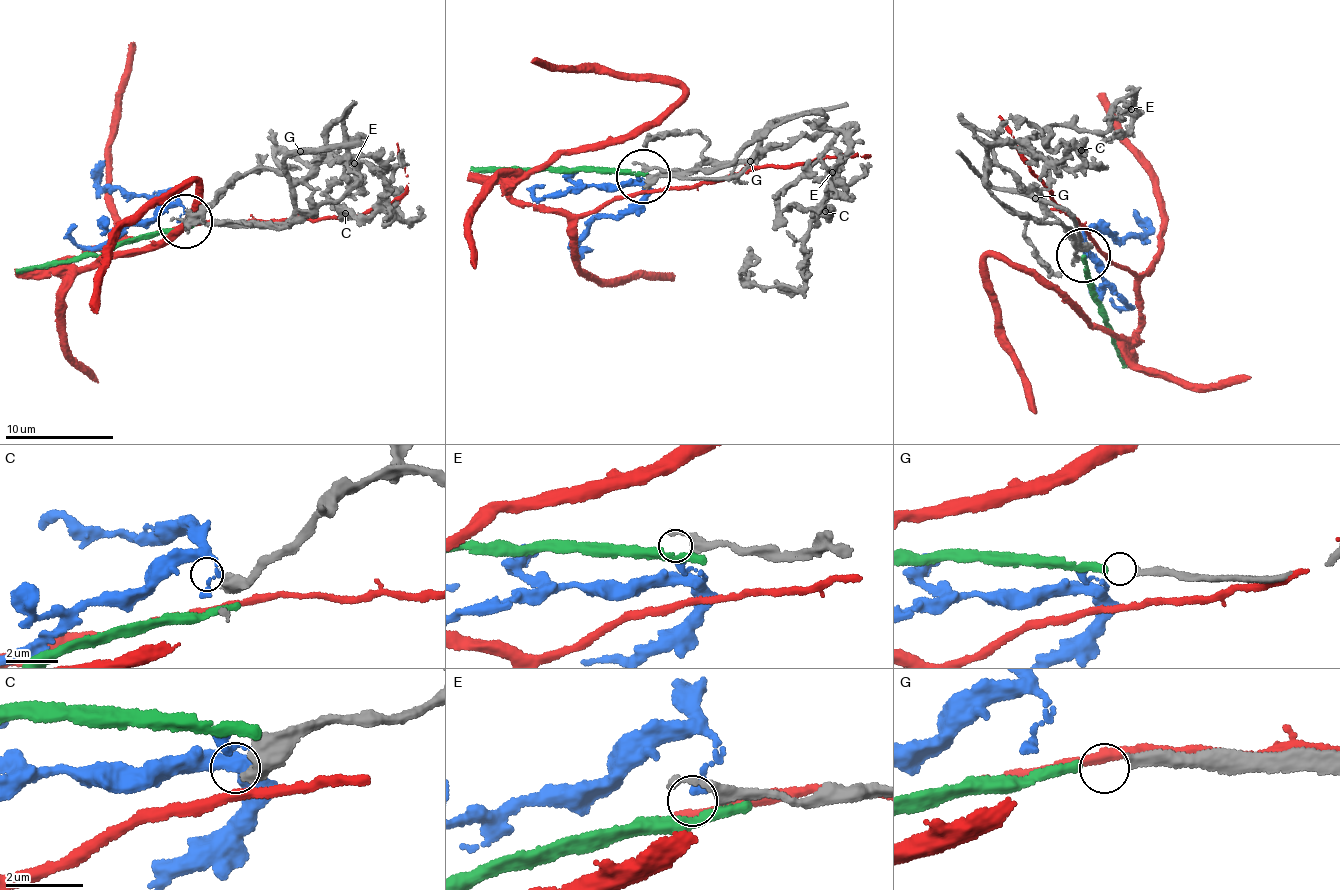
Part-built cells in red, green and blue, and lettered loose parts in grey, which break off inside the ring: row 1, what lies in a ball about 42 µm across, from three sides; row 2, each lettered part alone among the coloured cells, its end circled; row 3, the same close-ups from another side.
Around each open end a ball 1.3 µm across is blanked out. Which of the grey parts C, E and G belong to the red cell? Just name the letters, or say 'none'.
none

